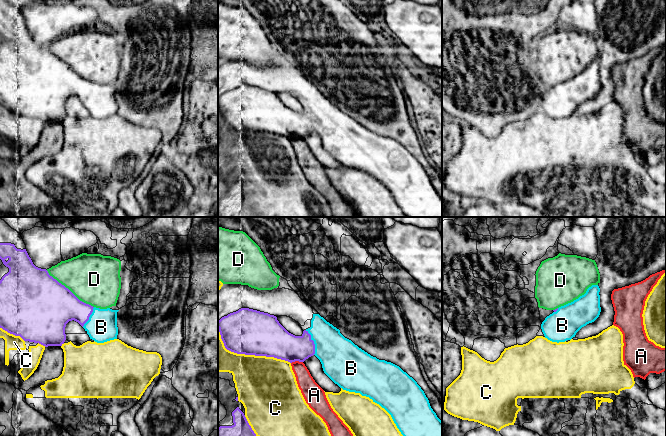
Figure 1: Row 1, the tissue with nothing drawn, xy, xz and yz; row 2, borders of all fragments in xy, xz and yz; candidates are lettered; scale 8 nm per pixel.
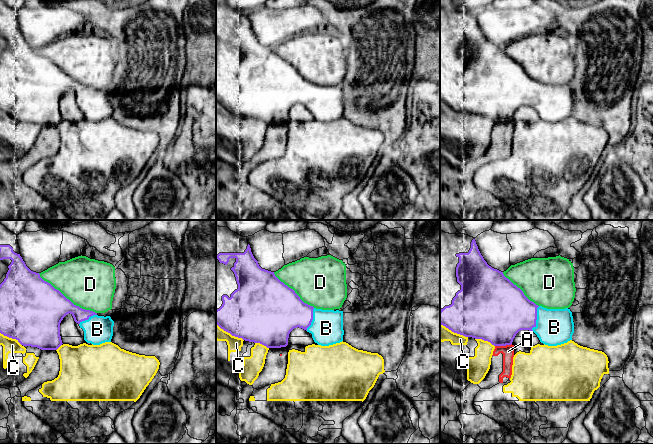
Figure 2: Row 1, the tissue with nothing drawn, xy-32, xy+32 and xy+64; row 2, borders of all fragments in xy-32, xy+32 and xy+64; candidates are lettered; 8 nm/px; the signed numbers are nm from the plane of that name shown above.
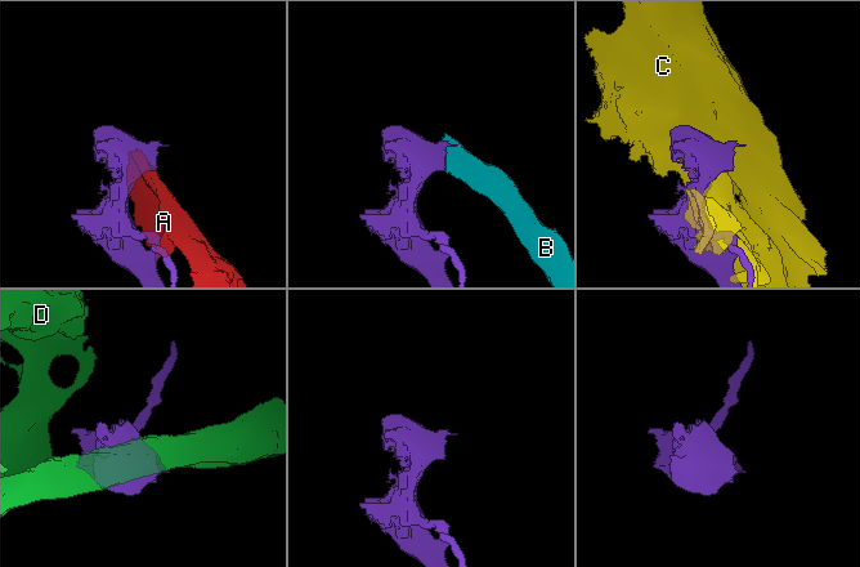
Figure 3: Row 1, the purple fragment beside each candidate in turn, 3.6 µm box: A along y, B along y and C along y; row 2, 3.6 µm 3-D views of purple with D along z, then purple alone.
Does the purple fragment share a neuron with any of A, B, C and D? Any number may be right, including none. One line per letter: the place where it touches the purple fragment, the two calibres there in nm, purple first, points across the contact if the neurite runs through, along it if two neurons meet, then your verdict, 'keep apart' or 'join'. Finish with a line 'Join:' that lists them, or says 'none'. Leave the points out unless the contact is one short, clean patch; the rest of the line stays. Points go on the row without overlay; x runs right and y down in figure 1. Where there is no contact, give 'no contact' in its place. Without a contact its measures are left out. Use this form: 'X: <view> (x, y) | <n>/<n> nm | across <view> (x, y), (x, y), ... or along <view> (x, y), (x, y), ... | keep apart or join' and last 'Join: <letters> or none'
A: xz (296, 136) | 280/150 nm | keep apart
B: xz (313, 118) | 220/320 nm | join
C: xz (248, 130) | 360/420 nm | keep apart
D: xy (68, 65) | 480/400 nm | keep apart
Join: B

